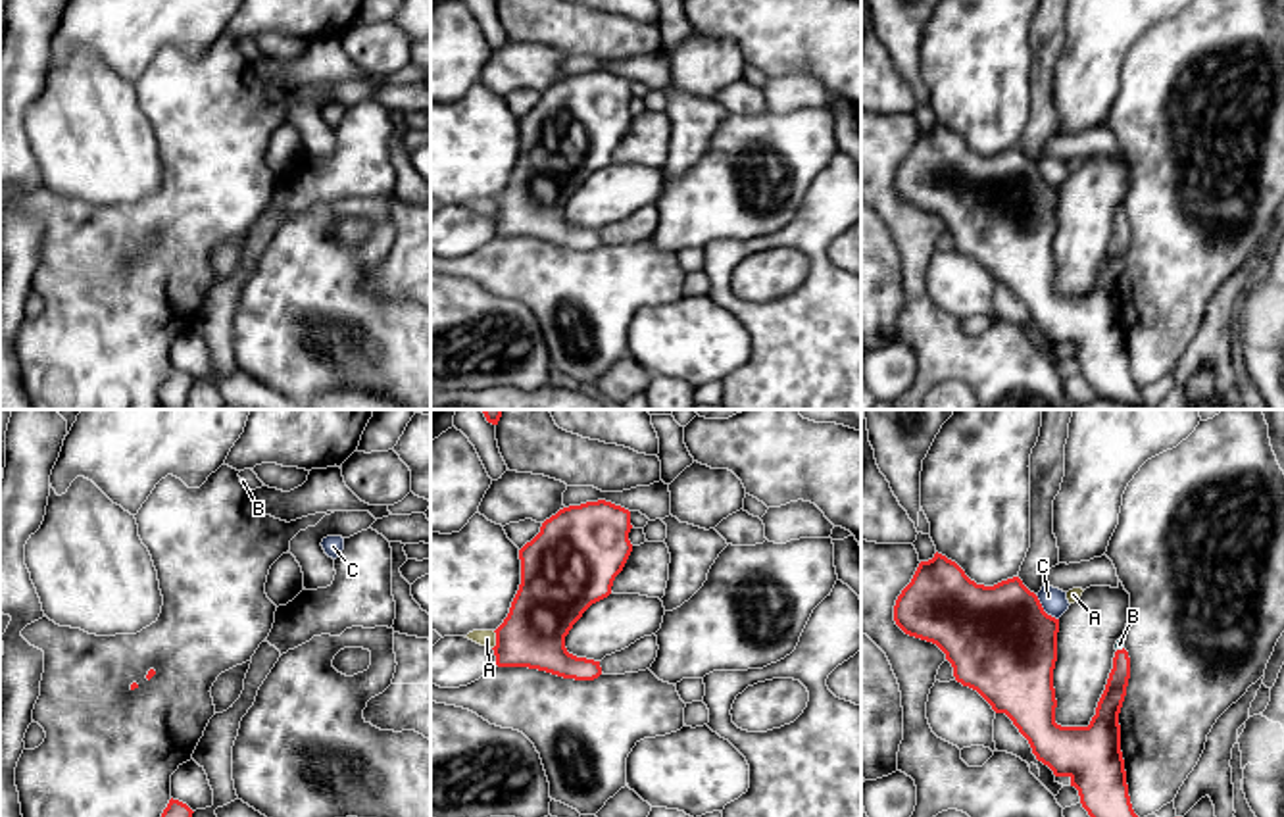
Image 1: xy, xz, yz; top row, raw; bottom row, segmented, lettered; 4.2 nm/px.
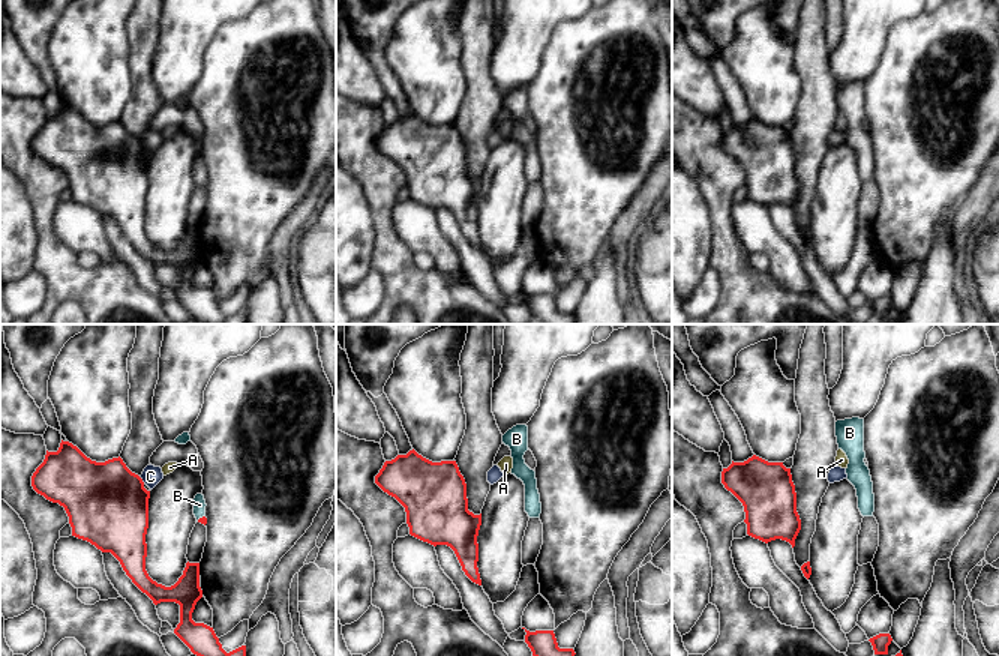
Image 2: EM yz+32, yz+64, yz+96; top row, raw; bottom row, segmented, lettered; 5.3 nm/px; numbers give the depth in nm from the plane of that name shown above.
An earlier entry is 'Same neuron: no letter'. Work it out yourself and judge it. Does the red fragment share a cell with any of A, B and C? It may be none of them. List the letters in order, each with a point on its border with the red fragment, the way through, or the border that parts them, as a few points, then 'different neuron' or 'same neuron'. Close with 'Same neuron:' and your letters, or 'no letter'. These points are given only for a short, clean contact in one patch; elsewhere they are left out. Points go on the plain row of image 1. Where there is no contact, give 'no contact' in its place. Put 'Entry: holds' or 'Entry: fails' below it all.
A: xz (496, 210) | different neuron
B: yz (1119, 220) | across yz (1110, 273), (1119, 245), (1119, 220), (1119, 214) | same neuron
C: yz (1042, 179) | along yz (1035, 164), (1040, 175), (1058, 189) | different neuron
Same neuron: B
Entry: fails

